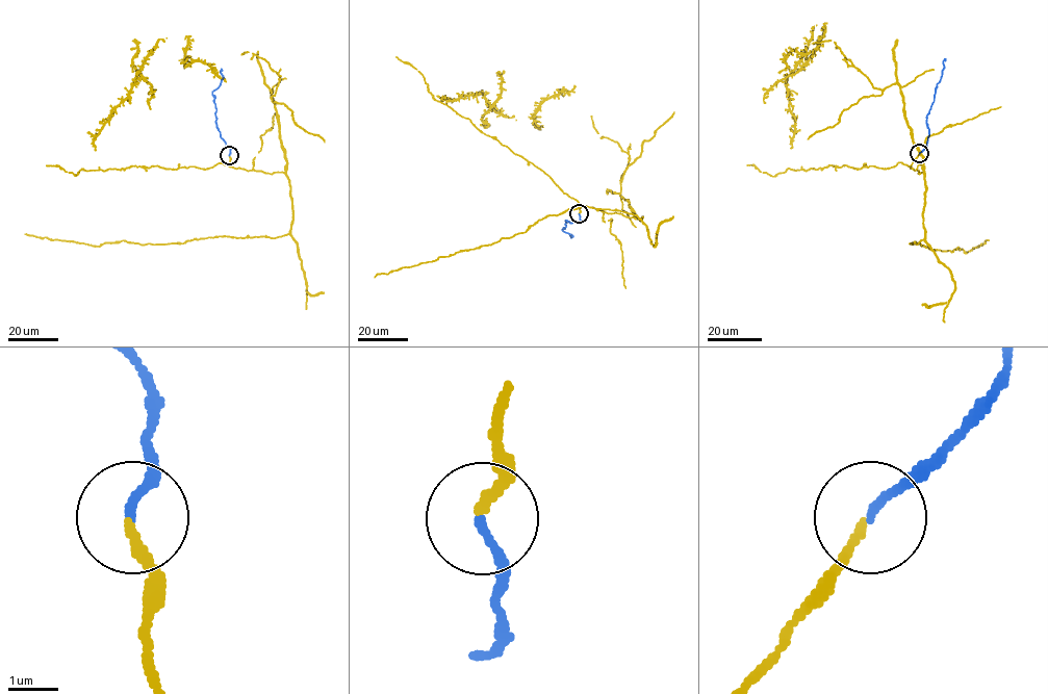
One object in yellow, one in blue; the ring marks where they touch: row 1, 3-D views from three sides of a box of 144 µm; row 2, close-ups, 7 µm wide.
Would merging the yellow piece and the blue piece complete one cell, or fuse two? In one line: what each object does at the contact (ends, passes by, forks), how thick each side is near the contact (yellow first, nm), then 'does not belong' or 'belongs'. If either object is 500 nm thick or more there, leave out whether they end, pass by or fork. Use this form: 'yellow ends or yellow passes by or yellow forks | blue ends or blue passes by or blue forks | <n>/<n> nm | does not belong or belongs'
yellow ends | blue ends | 190/150 nm | belongs

